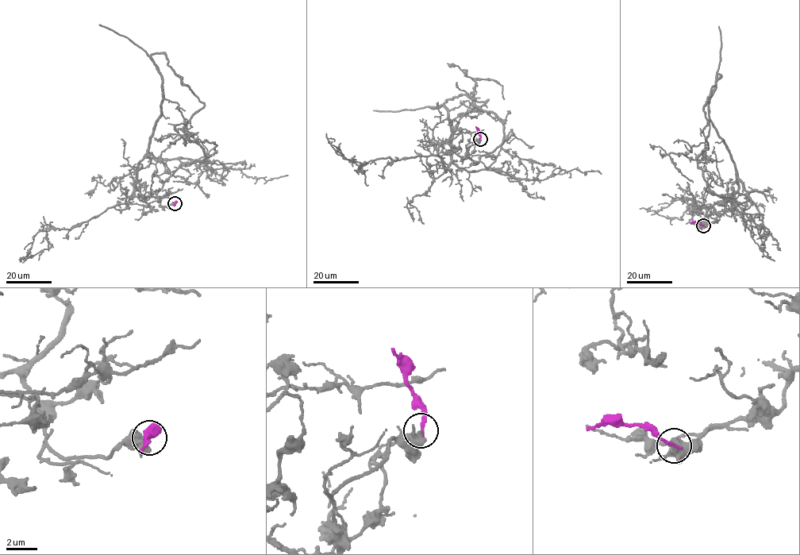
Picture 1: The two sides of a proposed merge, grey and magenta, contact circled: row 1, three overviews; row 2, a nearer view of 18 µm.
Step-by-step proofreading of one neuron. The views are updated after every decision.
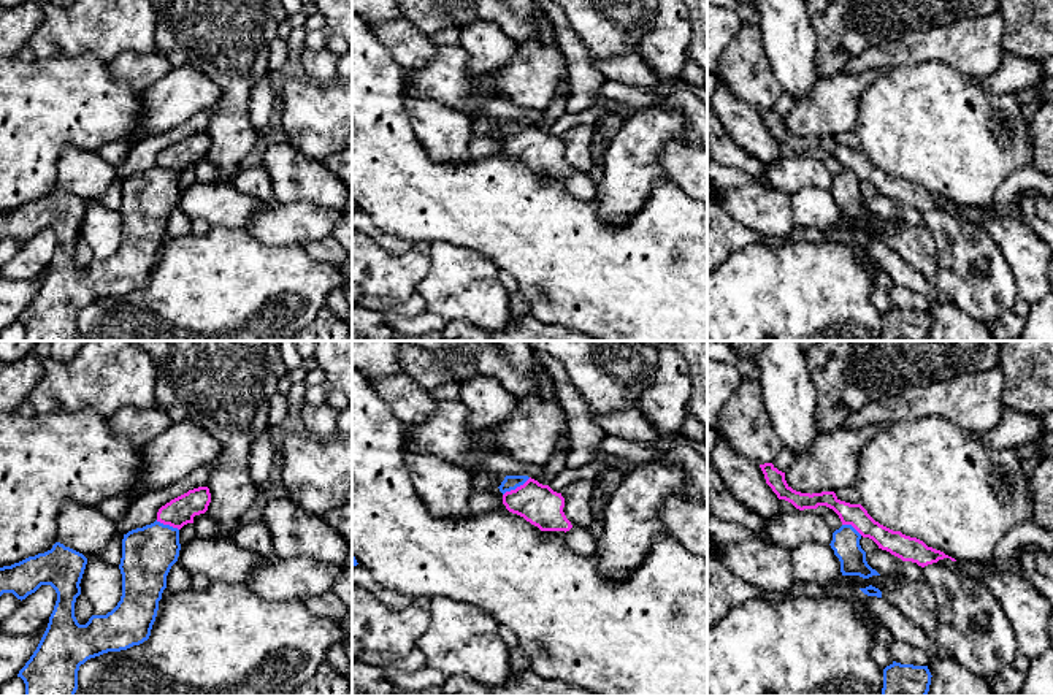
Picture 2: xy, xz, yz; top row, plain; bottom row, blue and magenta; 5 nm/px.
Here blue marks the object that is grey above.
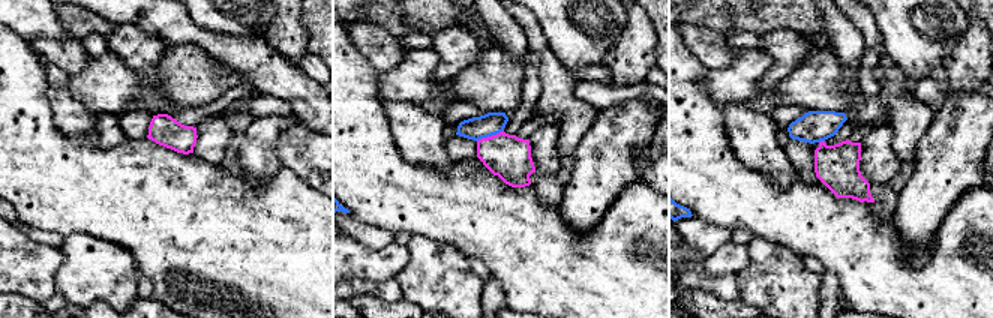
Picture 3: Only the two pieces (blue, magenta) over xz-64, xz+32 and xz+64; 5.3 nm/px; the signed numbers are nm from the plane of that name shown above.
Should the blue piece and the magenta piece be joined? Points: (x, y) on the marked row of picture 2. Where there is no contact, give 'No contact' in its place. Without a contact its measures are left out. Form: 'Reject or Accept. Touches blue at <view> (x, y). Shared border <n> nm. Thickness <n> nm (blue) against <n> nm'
Reject. Touches blue at xz (516, 487). Shared border 170 nm. Thickness 80 nm (blue) against 200 nm

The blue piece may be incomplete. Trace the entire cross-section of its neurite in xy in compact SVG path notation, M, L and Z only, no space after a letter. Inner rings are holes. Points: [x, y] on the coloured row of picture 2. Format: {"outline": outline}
{"outline": "M157 520L124 534L121 601L106 615L92 615L86 625L75 617L87 564L82 553L56 542L44 553L0 568L0 596L13 593L22 601L41 585L51 585L57 593L48 628L17 674L25 683L24 696L75 696L81 664L147 641L179 550L179 530Z"}

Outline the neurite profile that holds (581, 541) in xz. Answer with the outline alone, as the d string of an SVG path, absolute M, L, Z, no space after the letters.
M530 477L523 485L506 491L503 504L541 531L565 531L566 544L574 553L584 556L596 553L598 541L592 528L574 528L563 512L565 498L549 485Z

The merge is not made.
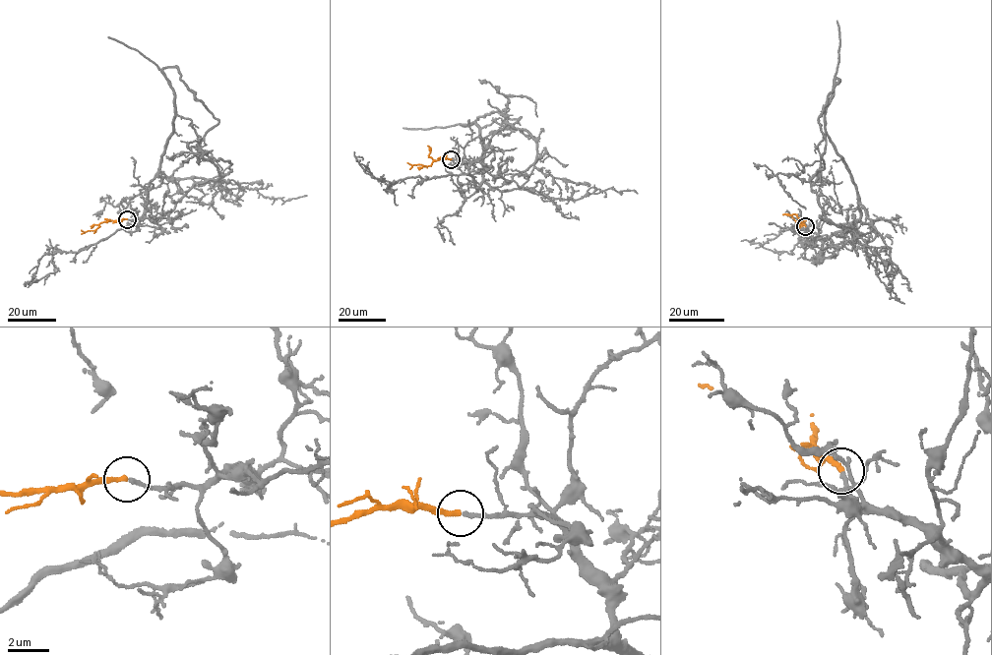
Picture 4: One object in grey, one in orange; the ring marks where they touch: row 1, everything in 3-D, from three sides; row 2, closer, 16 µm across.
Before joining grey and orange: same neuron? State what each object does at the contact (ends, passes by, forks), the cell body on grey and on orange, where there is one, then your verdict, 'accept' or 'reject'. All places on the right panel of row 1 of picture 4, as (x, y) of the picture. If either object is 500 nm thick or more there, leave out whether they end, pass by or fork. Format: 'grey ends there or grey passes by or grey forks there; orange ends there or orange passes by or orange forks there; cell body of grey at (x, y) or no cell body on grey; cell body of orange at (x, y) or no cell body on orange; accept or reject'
grey ends there; orange ends there; no cell body on grey; no cell body on orange; accept

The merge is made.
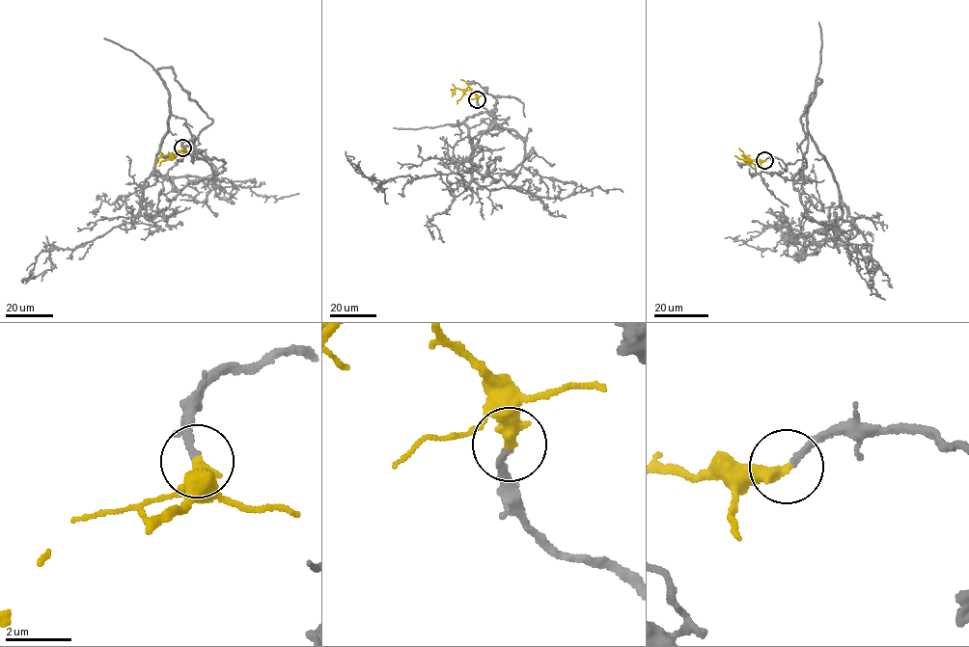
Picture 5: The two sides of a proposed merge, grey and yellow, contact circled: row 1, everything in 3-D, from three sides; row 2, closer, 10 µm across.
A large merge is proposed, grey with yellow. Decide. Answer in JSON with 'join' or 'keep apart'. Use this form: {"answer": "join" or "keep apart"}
{"answer": "join"}

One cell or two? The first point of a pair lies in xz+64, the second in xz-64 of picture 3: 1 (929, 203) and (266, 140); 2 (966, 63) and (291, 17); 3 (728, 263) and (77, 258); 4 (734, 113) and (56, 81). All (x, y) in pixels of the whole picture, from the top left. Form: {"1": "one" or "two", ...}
{"1": "one", "2": "one", "3": "two", "4": "one"}

